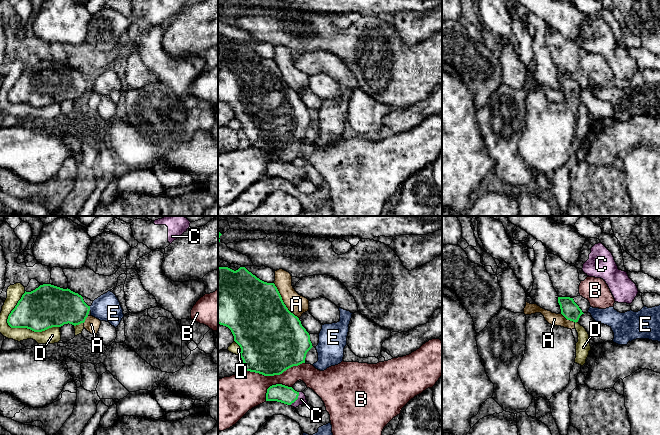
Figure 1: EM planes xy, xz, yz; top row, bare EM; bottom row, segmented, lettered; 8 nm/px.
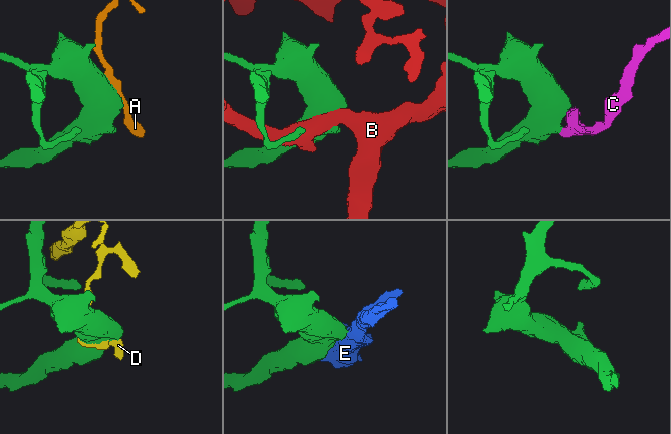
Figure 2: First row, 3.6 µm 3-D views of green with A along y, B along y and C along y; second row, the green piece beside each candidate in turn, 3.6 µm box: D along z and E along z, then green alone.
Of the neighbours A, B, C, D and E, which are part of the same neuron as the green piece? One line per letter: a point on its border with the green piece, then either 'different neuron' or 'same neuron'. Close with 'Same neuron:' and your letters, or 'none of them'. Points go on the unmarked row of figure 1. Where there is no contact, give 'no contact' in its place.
A: xz (283, 78) | different neuron
B: xz (274, 150) | different neuron
C: xz (296, 175) | same neuron
D: xy (31, 105) | different neuron
E: xy (89, 84) | different neuron
Same neuron: C

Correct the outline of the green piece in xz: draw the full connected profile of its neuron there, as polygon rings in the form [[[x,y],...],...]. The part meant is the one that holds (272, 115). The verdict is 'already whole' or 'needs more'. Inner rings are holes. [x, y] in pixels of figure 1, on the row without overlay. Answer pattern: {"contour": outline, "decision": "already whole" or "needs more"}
{"contour": [[[218,43],[218,100],[231,106],[234,117],[241,124],[239,132],[245,146],[264,152],[280,151],[293,142],[305,139],[306,130],[313,123],[309,109],[299,94],[288,86],[275,60],[260,56],[245,43],[236,47]]], "decision": "already whole"}

